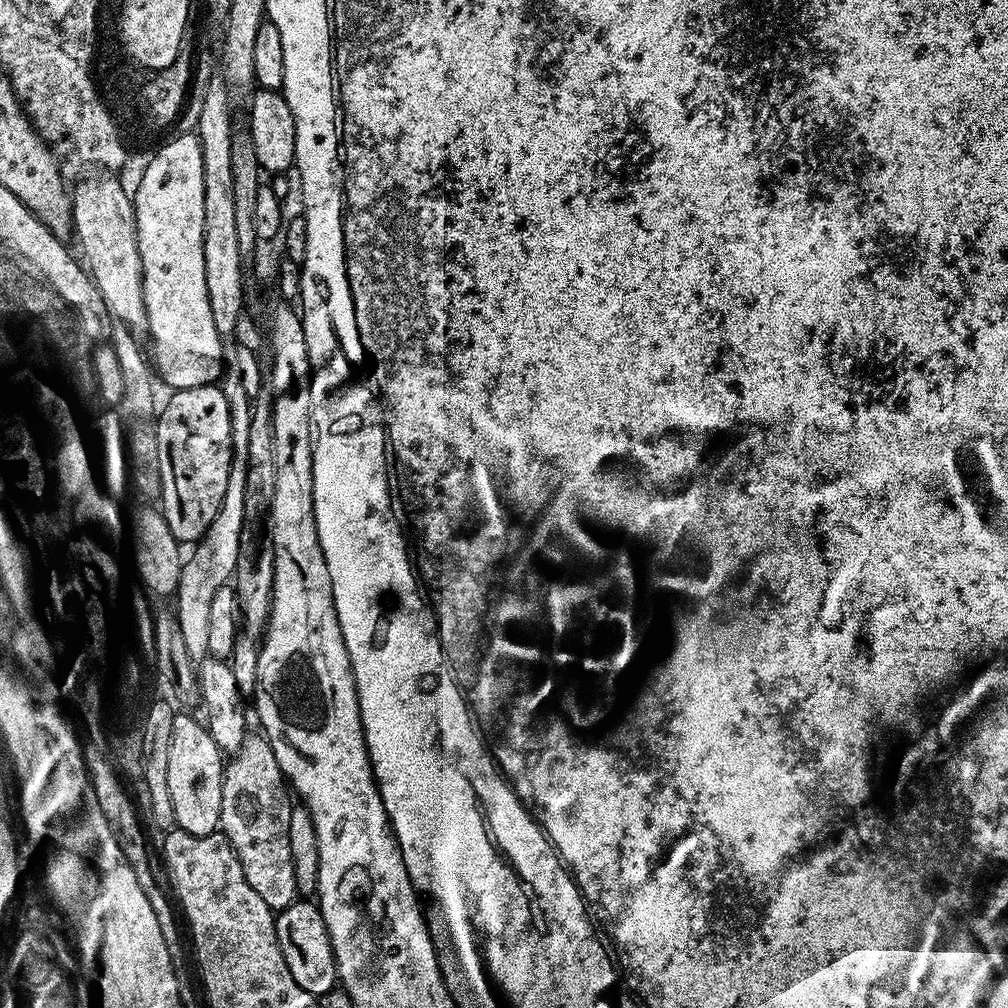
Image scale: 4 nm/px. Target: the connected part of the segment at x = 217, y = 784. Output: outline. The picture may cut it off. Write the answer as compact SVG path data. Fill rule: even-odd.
M180 710L172 717L170 730L170 762L166 766L166 786L170 786L170 802L174 806L175 827L195 836L217 831L222 810L222 784L225 757L199 719Z

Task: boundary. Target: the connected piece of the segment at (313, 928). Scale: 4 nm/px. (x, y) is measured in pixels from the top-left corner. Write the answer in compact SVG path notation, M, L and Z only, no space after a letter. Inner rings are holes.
M297 898L290 906L279 909L275 918L278 946L282 950L282 958L286 958L286 966L290 966L294 982L298 982L298 986L302 986L302 990L306 990L311 996L325 997L337 987L338 981L334 950L319 903L308 898Z

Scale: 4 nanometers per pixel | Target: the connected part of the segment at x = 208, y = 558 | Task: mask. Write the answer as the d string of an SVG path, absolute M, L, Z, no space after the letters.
M235 370L229 371L223 377L222 387L224 397L230 410L230 426L232 427L232 465L230 466L230 478L226 482L226 494L222 498L222 506L218 514L214 514L214 522L204 531L204 535L195 541L192 557L183 561L180 570L180 585L177 586L174 593L176 600L176 609L174 615L176 622L181 628L182 639L186 642L186 650L194 662L199 662L208 656L208 641L210 631L210 605L214 602L214 594L222 585L229 583L235 577L236 563L238 562L238 546L242 542L242 518L246 514L246 466L248 465L248 447L250 446L250 422L252 421L252 400L246 394L242 386L242 378L238 378Z

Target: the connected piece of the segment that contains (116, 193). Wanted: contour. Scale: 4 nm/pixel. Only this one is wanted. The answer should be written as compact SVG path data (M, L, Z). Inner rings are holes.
M115 175L92 176L84 180L75 189L71 189L72 226L74 236L80 239L80 248L84 251L83 263L86 265L92 281L104 299L108 315L113 321L125 324L128 331L140 334L148 327L148 308L144 305L144 287L142 286L142 258L138 254L136 241L136 207L132 205L132 196L115 180Z

